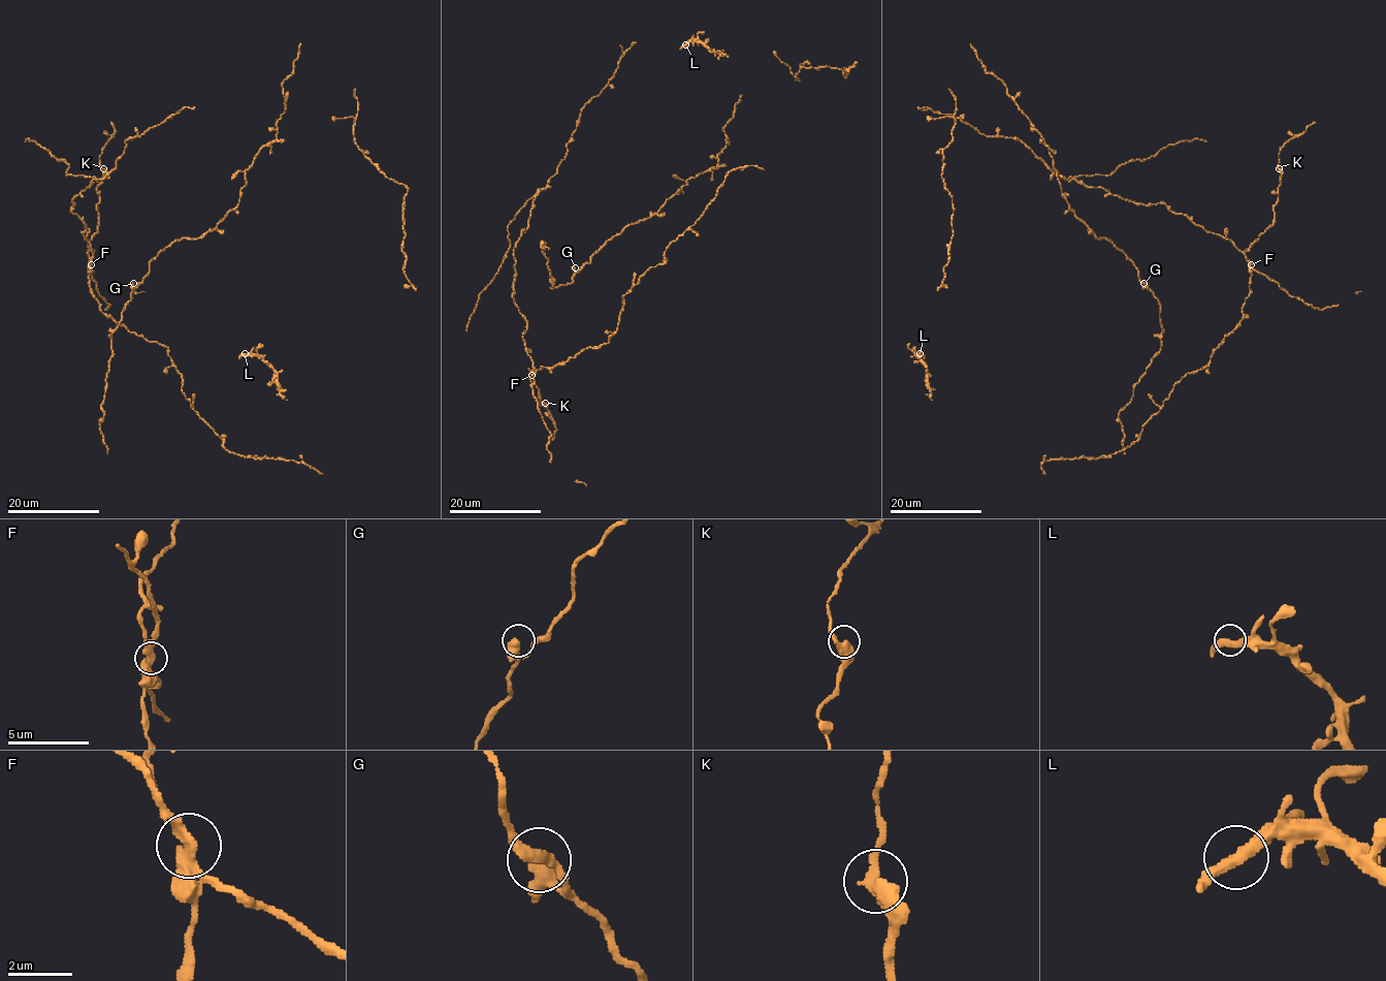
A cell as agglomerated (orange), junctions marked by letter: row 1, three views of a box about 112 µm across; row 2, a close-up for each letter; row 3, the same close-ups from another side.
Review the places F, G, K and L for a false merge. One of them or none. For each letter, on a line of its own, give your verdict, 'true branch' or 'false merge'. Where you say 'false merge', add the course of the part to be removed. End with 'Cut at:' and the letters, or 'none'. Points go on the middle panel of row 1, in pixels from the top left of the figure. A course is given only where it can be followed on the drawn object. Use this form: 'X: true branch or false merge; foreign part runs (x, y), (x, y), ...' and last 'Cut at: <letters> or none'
F: false merge; foreign part runs (533, 375), (526, 321), (513, 296), (514, 247), (535, 196), (565, 158), (581, 108), (636, 42)
G: true branch
K: true branch
L: true branch
Cut at: F

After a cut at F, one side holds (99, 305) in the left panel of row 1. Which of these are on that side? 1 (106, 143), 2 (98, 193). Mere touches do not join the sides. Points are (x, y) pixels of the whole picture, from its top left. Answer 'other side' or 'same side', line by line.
1: same side
2: same side

